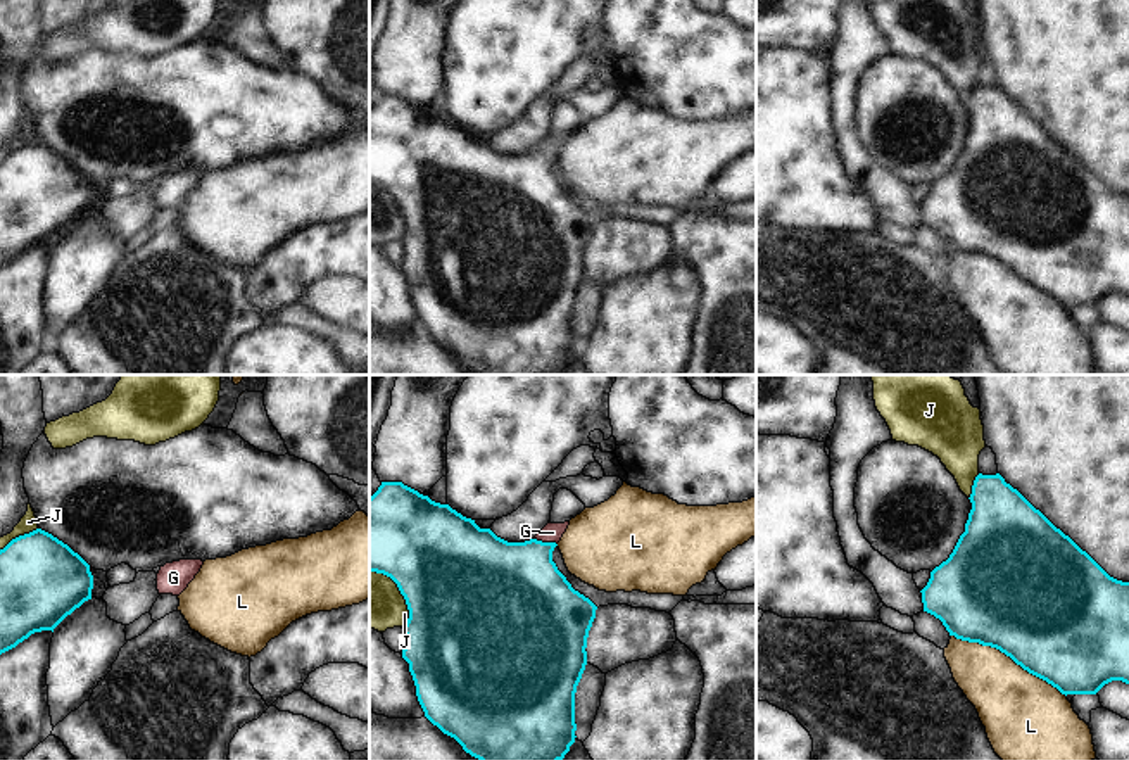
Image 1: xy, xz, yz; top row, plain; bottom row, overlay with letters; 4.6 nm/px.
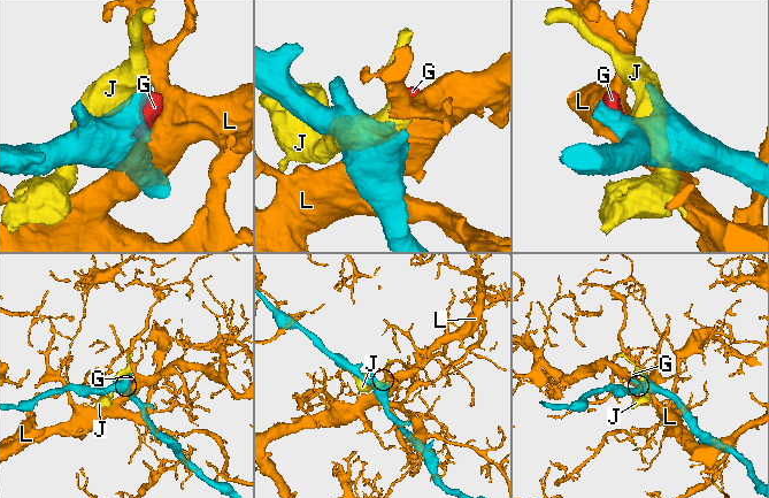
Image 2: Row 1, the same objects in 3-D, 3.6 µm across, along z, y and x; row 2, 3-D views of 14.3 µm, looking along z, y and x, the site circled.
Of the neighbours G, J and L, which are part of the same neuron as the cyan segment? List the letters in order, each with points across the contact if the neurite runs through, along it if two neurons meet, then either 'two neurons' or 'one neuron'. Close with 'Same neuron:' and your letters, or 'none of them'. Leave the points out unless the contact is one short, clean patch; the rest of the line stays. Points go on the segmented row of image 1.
G: runs through xz (517, 588), (546, 543), (553, 532); one neuron
J: two neurons
L: two neurons
Same neuron: G

